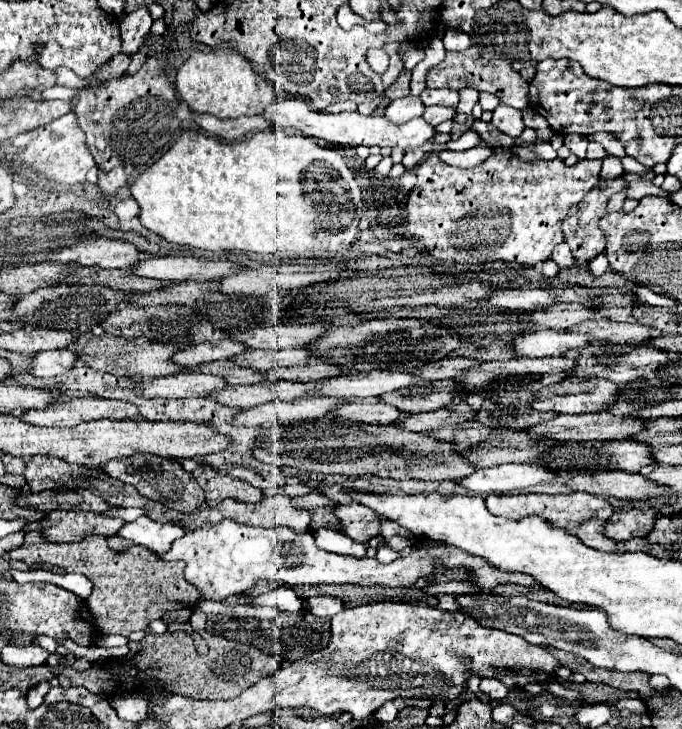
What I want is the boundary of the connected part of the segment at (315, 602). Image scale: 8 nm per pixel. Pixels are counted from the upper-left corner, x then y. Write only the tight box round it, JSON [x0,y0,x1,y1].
[303,596,343,618]

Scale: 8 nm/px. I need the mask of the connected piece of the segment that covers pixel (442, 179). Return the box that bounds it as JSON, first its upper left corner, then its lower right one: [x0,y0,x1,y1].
[401,150,601,268]

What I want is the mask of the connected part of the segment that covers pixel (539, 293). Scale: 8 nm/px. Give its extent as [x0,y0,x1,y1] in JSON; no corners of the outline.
[489,288,557,312]

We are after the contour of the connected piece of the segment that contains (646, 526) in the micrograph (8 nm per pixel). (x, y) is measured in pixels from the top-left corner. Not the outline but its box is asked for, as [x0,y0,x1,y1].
[605,508,661,542]

